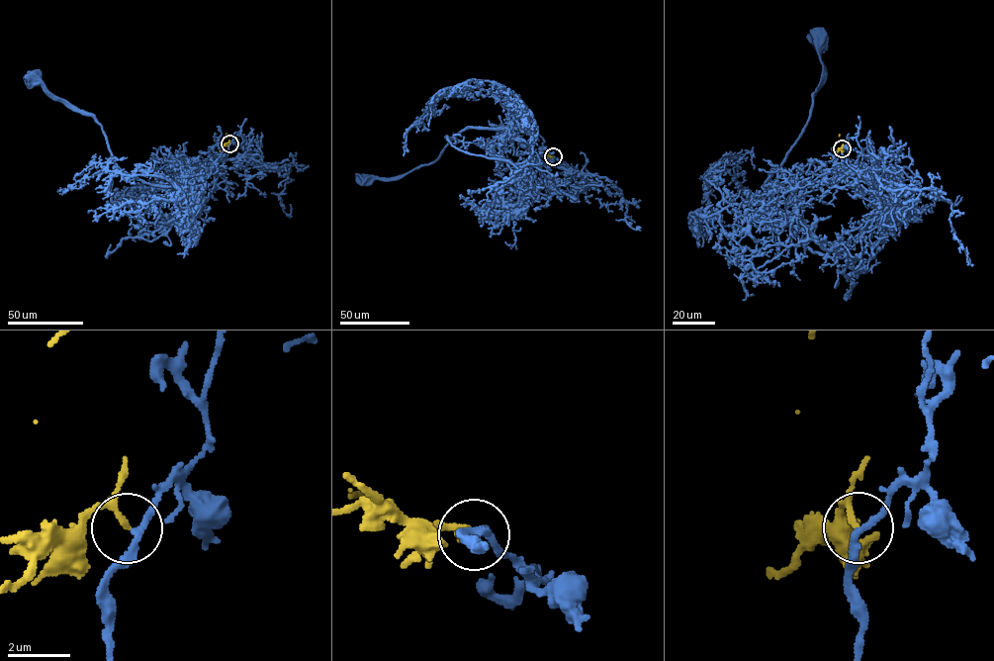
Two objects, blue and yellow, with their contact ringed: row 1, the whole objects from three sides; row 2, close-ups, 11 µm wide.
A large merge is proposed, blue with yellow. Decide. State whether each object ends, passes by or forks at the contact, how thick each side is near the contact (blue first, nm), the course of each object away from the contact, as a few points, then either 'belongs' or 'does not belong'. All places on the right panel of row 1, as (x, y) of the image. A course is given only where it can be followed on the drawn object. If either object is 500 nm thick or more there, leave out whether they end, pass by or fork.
blue passes by; yellow passes by; 200 nm thick on the blue side, 130 nm on the other; blue runs (842, 148), (845, 174), (804, 181), (777, 200), (766, 193), (809, 117), (825, 75), (819, 53), (825, 41); yellow runs (842, 148), (830, 158); belongs

